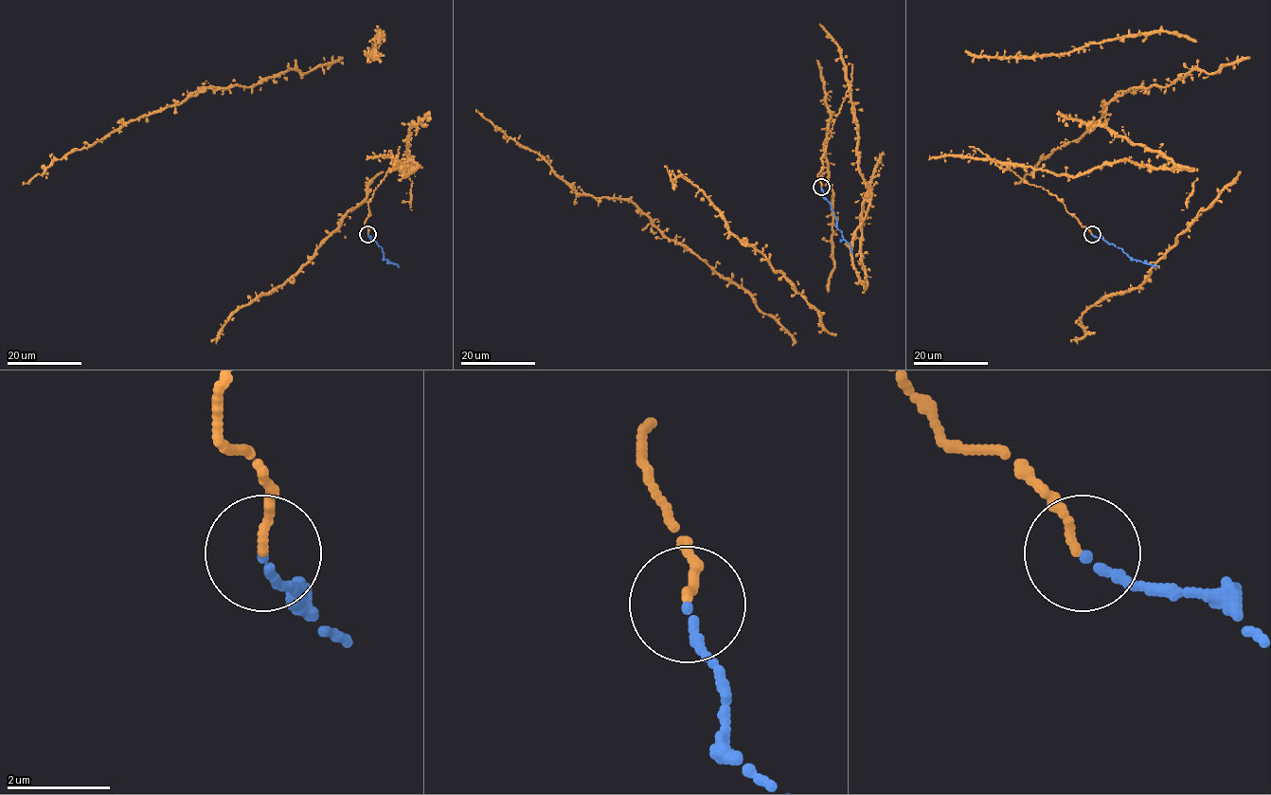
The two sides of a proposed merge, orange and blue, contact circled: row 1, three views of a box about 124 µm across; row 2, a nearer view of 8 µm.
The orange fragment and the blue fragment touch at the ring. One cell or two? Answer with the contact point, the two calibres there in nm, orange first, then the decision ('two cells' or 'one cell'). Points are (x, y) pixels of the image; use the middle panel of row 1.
at (821, 187); 140 nm thick on the orange side, 170 nm on the other; one cell

